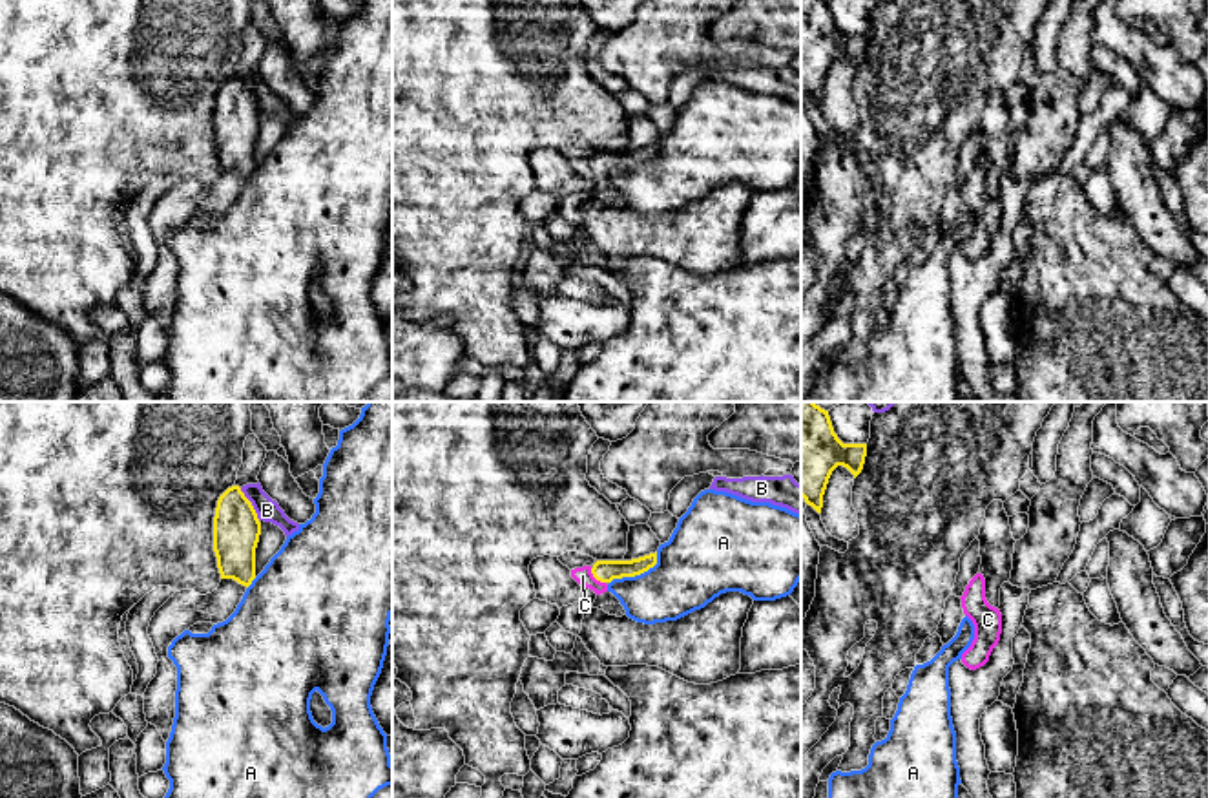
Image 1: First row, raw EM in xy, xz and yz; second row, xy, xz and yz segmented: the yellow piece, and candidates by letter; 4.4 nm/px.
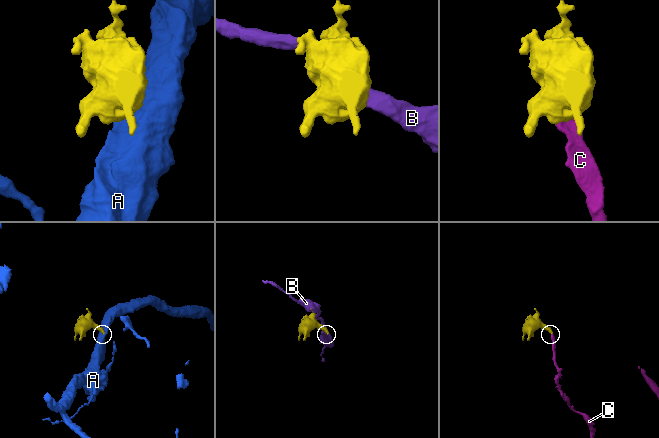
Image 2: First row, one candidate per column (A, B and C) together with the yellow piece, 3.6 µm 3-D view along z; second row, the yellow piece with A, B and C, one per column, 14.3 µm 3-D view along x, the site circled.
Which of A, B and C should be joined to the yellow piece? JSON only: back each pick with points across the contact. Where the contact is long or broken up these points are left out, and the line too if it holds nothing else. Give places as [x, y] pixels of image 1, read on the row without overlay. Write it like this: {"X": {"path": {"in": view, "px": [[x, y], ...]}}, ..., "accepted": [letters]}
{"C": {"path": {"in": "xz", "px": [[603, 161], [595, 168], [583, 167]]}}, "accepted": ["C"]}

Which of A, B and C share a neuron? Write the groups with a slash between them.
A / B / C

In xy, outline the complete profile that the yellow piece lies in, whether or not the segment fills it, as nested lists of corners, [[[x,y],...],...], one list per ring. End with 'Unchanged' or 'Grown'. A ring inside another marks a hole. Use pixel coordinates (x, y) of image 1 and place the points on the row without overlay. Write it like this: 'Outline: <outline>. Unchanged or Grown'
Outline: [[[239,77],[228,79],[217,91],[213,108],[213,142],[221,170],[250,177],[255,170],[255,139],[261,113]]]. Unchanged

